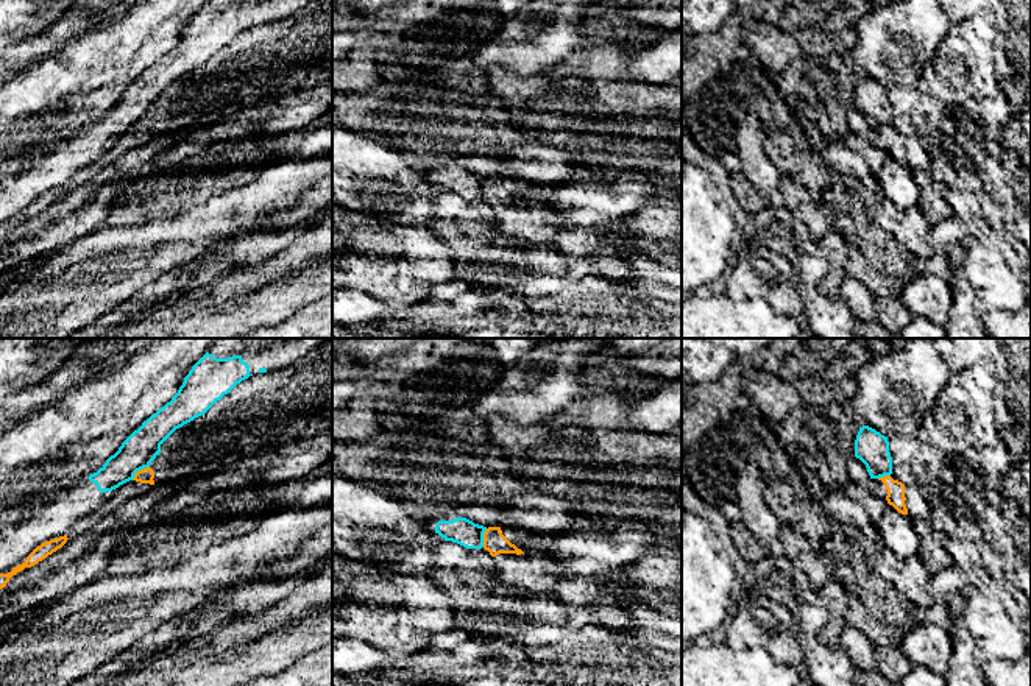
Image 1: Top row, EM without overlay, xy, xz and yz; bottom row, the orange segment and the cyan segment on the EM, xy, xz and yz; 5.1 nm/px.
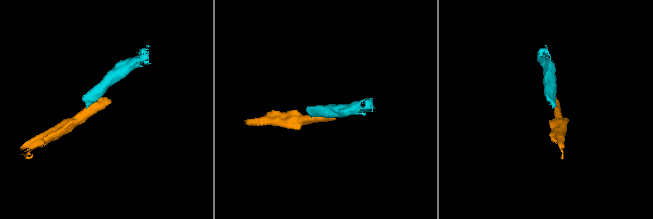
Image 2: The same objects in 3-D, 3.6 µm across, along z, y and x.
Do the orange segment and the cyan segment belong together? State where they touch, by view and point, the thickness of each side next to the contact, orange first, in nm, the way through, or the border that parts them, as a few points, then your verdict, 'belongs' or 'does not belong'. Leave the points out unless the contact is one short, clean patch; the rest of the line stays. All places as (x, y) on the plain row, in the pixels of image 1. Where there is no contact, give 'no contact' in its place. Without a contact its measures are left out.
xy (141, 120) | 80/180 nm | along xy (148, 116), (141, 119), (131, 130) | does not belong

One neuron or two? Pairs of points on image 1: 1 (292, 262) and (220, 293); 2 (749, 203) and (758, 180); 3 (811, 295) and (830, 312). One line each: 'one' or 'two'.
1: one
2: two
3: one

